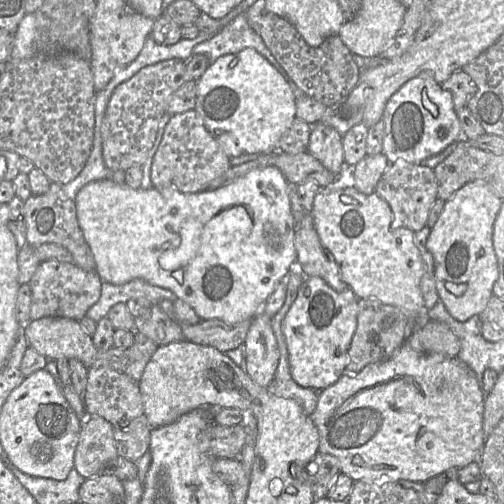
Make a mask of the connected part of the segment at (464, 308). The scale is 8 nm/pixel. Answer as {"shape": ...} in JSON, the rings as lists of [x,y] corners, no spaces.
{"shape":[[[469,182],[446,201],[429,234],[426,247],[434,259],[439,298],[448,313],[460,322],[480,315],[493,296],[493,287],[499,278],[493,232],[502,203],[485,182]]]}

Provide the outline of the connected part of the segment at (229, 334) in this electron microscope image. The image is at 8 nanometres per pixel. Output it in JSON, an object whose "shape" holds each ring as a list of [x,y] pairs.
{"shape":[[[201,319],[197,324],[180,324],[180,327],[187,340],[212,346],[225,353],[244,343],[250,324],[251,319],[237,323]]]}

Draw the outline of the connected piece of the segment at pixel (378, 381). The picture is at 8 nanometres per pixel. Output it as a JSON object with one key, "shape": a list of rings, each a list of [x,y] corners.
{"shape":[[[405,341],[402,344],[402,346],[387,361],[369,364],[357,374],[344,373],[336,383],[319,391],[316,408],[310,417],[311,417],[314,425],[316,426],[316,428],[318,430],[318,434],[319,434],[318,452],[330,454],[330,455],[336,457],[339,461],[340,472],[349,476],[353,481],[363,480],[363,481],[372,481],[376,484],[383,484],[385,482],[392,482],[392,481],[404,479],[404,480],[410,480],[413,482],[424,483],[434,476],[446,472],[450,468],[459,469],[459,468],[469,465],[470,463],[472,463],[474,461],[477,461],[478,459],[479,459],[479,464],[480,464],[481,451],[482,451],[484,443],[485,443],[485,436],[484,436],[484,432],[483,432],[484,402],[485,402],[485,393],[484,393],[483,389],[481,388],[475,373],[467,364],[465,364],[463,361],[461,361],[457,357],[449,358],[449,357],[446,357],[446,356],[443,356],[440,354],[425,354],[425,353],[418,352],[410,346],[408,341]]]}

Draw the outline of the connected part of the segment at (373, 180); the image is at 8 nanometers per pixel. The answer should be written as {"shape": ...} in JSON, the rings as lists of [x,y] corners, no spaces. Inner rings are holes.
{"shape":[[[383,153],[366,155],[354,166],[355,188],[365,195],[376,192],[377,184],[389,166]]]}

